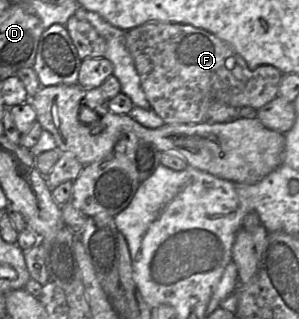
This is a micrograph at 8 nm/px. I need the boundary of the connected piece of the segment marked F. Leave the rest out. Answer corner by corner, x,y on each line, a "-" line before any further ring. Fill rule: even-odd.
148,22
125,34
141,87
153,110
165,124
198,124
206,122
207,110
213,102
232,107
260,109
278,95
282,72
272,65
251,68
229,44
205,29
181,23

